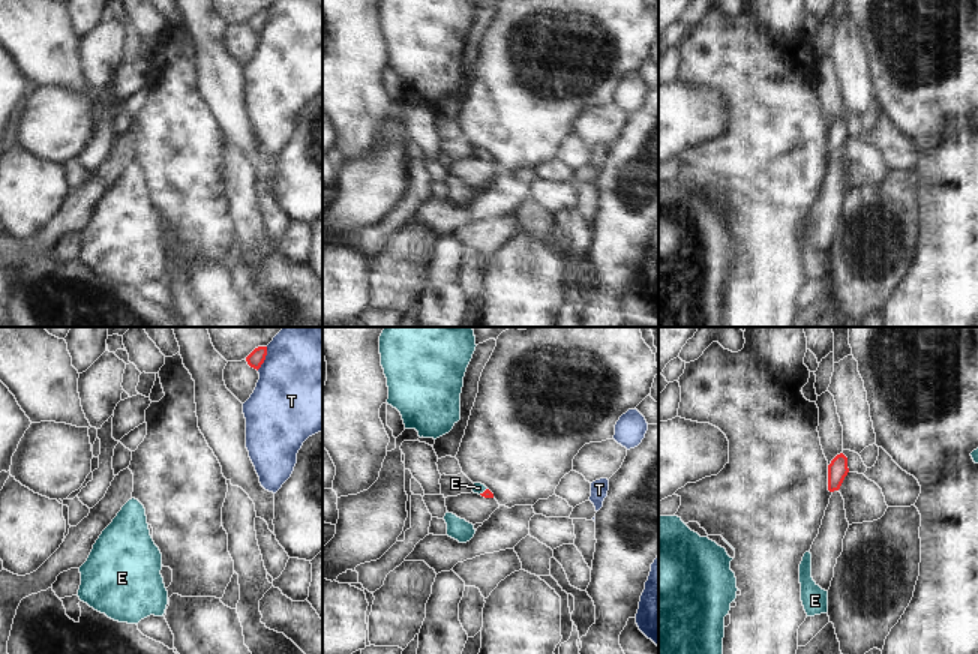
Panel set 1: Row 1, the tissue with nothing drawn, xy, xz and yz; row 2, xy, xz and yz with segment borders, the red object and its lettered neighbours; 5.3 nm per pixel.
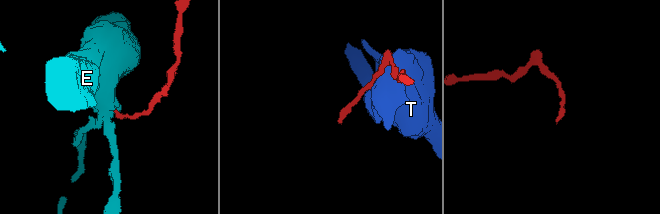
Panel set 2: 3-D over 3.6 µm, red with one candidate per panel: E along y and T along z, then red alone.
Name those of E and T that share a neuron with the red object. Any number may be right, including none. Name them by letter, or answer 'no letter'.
E.

